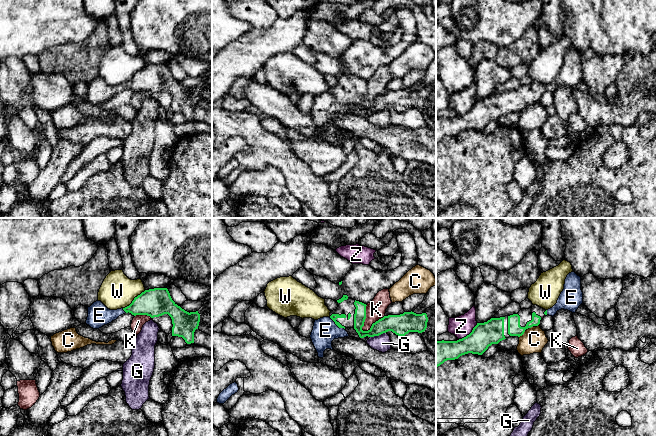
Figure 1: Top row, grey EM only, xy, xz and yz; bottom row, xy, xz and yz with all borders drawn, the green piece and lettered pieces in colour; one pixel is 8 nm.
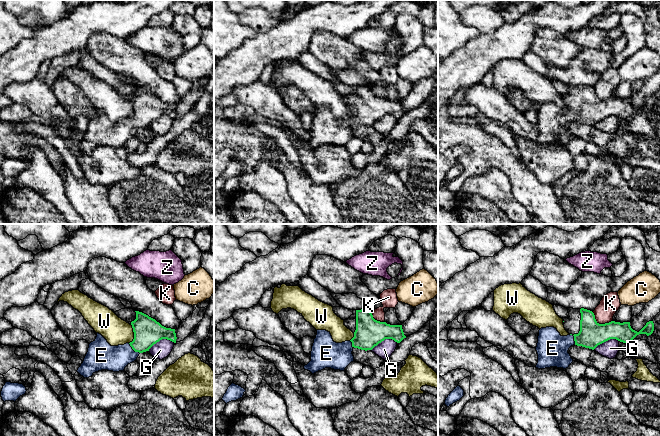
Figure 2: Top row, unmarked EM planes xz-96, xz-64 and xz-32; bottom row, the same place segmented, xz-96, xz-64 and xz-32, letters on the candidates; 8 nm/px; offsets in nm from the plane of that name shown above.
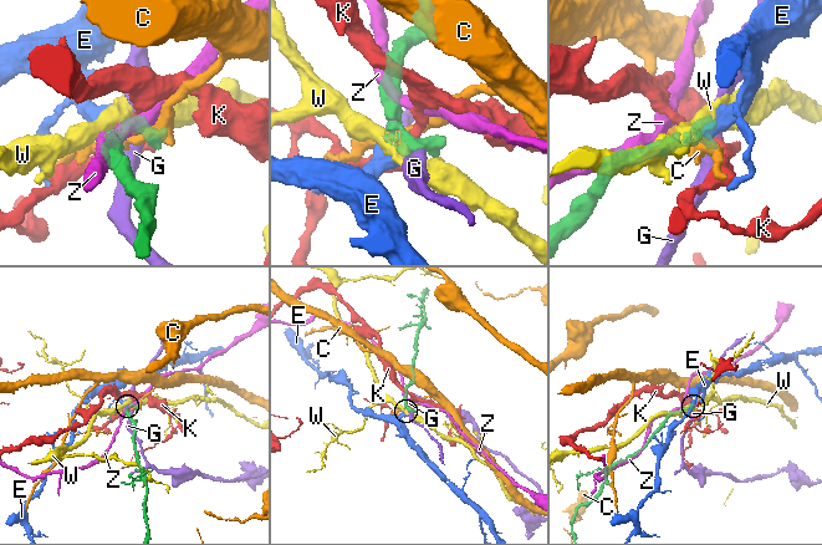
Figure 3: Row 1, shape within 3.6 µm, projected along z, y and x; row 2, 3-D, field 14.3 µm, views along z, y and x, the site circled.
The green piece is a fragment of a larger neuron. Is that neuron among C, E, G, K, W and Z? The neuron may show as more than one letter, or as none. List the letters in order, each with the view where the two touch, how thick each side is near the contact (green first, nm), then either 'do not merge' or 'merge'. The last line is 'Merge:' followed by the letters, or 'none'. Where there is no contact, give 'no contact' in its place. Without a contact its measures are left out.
C: contact in yz; calibres 110 and 200 nm; do not merge
E: contact in xz; calibres 50 and 200 nm; merge
G: contact in xz; calibres 170 and 140 nm; do not merge
K: contact in xz; calibres 170 and 160 nm; do not merge
W: contact in xy; calibres 220 and 280 nm; do not merge
Z: contact in yz; calibres 200 and 170 nm; do not merge
Merge: E

